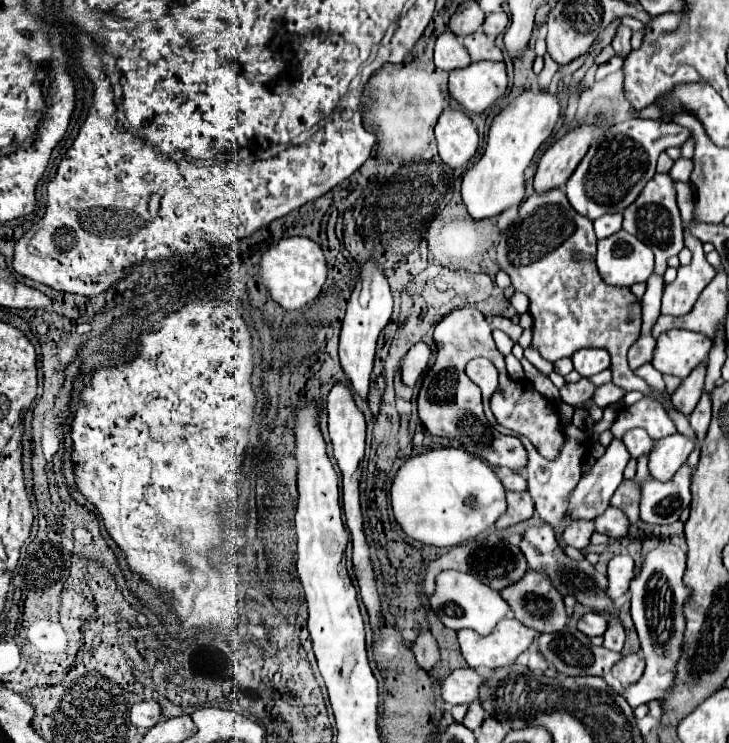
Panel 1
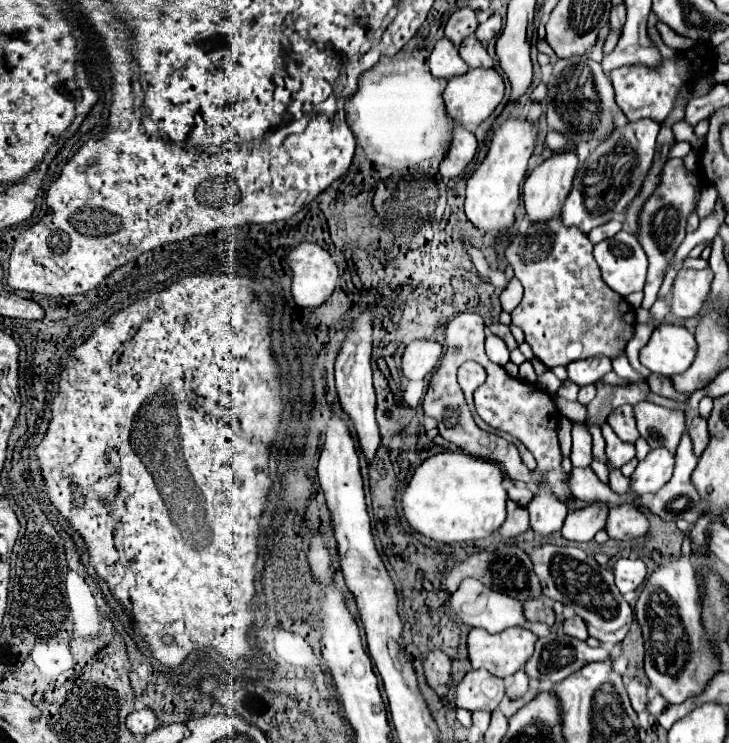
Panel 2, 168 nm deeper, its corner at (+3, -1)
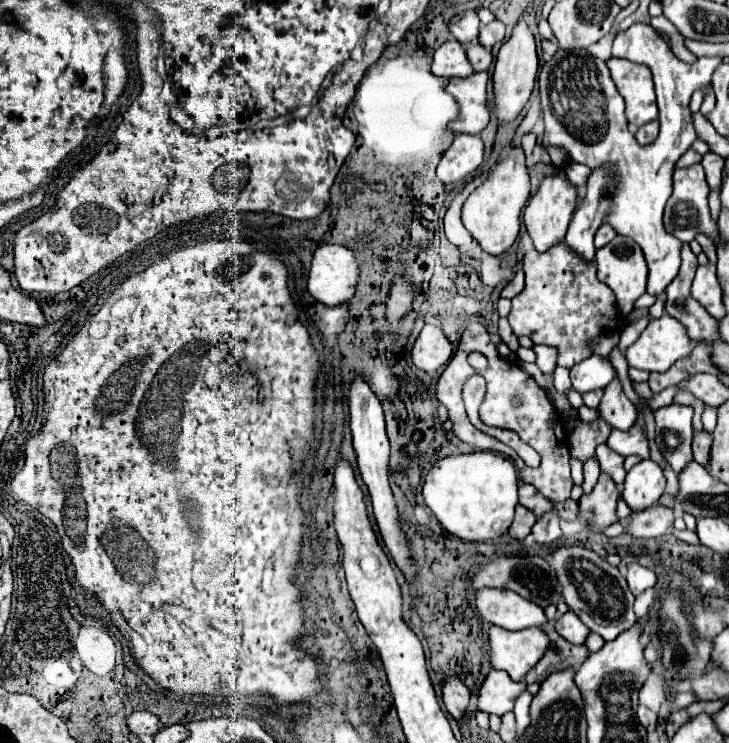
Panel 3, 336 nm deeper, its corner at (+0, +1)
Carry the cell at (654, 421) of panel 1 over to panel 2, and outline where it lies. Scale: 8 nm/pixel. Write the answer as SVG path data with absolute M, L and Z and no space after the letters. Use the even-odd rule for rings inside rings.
M640 401L634 405L634 417L640 435L650 443L652 449L666 447L672 453L676 451L680 435L686 429L682 411Z

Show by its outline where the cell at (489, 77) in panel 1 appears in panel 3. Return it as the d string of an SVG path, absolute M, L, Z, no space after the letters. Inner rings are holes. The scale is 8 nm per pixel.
M473 73L465 79L449 79L447 91L459 103L459 117L455 123L449 123L453 133L481 133L489 123L489 107L487 107L487 79L489 75Z

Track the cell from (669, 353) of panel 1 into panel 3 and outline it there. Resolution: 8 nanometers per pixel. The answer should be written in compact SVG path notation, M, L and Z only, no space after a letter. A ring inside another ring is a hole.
M667 313L651 319L639 339L625 351L629 367L645 371L667 371L677 359L687 357L693 349L683 325Z

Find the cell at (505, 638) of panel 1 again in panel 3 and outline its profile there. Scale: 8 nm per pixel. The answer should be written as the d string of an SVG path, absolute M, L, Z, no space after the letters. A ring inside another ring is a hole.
M495 625L489 629L489 641L493 667L507 671L513 681L521 681L537 665L551 643L547 633L537 627L505 631Z

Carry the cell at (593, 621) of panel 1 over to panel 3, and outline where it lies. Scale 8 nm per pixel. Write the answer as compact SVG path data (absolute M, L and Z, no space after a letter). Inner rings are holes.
M567 611L567 613L557 621L557 633L559 633L561 637L565 637L567 641L575 643L575 645L583 645L585 639L587 639L587 635L589 635L589 629L583 625L583 621L581 621L575 613Z

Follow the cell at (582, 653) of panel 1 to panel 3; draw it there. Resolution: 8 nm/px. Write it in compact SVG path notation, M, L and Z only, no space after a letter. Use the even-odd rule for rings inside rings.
M555 637L551 641L551 647L547 649L547 653L543 655L543 659L535 665L535 669L531 669L527 673L525 681L527 681L527 685L541 683L553 671L563 671L567 667L577 669L587 659L587 655L589 655L589 651L585 645L571 645L563 637Z

